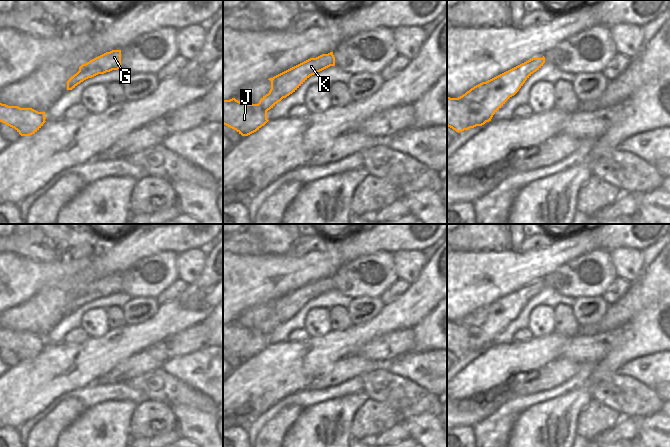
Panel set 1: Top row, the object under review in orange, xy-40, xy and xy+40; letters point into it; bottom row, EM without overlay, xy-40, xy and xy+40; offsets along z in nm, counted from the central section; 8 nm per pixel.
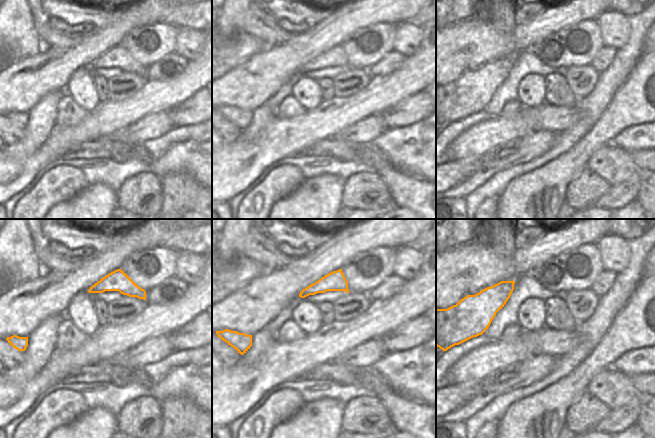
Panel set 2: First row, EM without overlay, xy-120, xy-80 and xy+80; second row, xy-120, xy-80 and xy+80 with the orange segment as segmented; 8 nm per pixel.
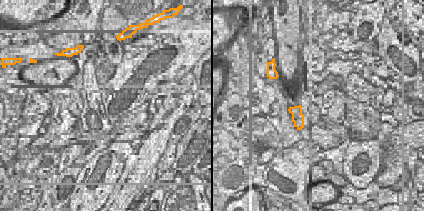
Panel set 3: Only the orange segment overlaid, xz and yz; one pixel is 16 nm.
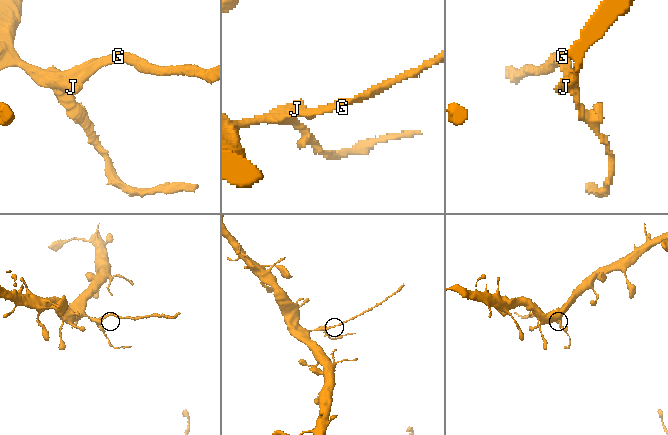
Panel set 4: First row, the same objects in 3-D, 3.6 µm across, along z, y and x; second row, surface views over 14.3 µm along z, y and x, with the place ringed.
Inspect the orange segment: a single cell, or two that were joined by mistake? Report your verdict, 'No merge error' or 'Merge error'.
Merge error.

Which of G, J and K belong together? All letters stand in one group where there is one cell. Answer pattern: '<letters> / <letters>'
G K / J

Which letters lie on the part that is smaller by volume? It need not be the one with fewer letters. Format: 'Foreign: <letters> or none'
Foreign: G, K.

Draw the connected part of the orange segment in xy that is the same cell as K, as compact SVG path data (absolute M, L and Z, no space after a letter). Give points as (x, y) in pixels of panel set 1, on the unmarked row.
M333 276L310 282L273 301L273 311L283 310L283 322L295 316L310 300L335 290Z

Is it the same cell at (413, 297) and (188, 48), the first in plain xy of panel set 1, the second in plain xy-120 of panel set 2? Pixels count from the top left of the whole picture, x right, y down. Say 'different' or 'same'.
different

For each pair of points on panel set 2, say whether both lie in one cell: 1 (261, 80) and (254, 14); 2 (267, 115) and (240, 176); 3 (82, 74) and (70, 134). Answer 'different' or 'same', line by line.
1: different
2: different
3: different

